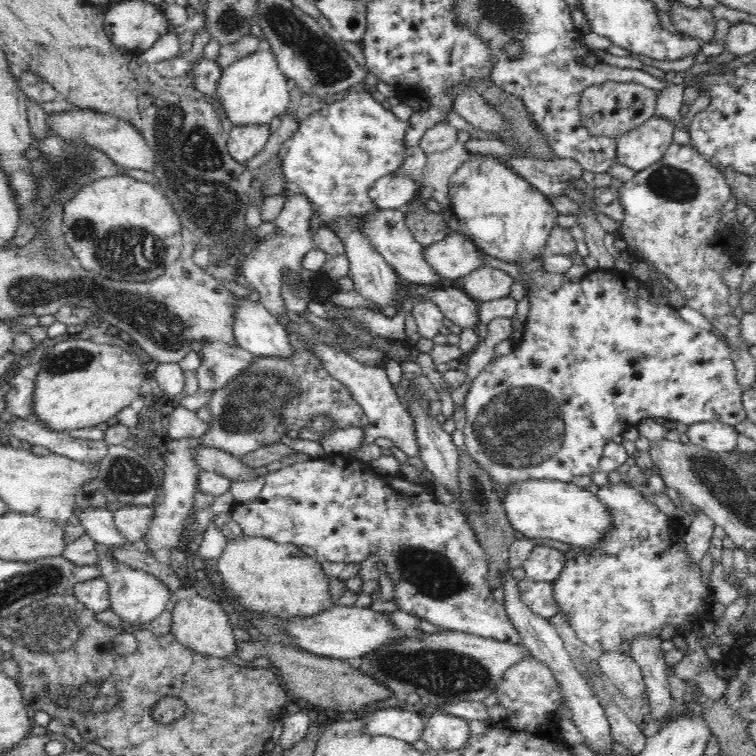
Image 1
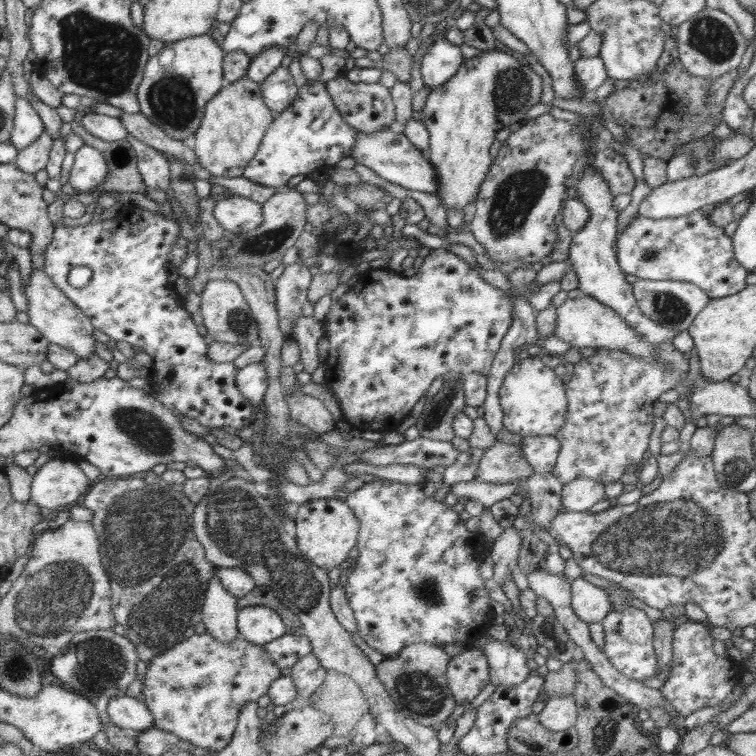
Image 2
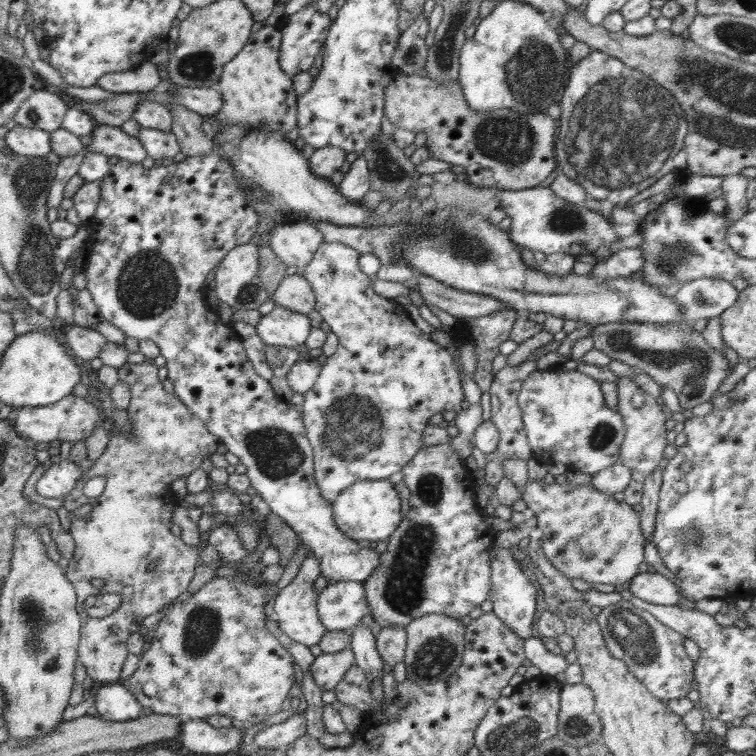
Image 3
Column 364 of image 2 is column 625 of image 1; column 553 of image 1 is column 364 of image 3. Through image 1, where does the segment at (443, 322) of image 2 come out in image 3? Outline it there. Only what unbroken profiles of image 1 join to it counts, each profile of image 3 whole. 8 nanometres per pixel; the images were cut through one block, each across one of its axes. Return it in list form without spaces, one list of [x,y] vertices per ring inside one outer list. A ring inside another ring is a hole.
[[[325,242],[320,244],[320,248],[316,250],[314,258],[304,268],[300,270],[300,274],[303,278],[312,286],[312,290],[316,295],[315,310],[317,310],[323,321],[330,326],[331,331],[338,337],[338,346],[336,352],[326,358],[324,365],[321,367],[320,374],[316,379],[314,386],[304,393],[304,403],[300,405],[301,418],[304,422],[304,430],[306,430],[306,437],[311,444],[314,458],[314,476],[320,488],[320,494],[324,496],[324,500],[328,500],[328,504],[332,507],[336,496],[344,490],[352,486],[355,482],[365,480],[378,480],[388,479],[392,474],[400,472],[407,462],[412,460],[412,457],[423,447],[422,435],[424,429],[427,427],[428,420],[443,412],[452,411],[456,414],[454,418],[454,424],[458,428],[458,435],[454,438],[454,446],[458,455],[465,459],[473,453],[473,448],[470,447],[470,440],[476,432],[476,428],[482,424],[483,411],[479,404],[467,405],[464,397],[464,391],[462,389],[461,376],[457,367],[452,360],[452,355],[446,350],[446,348],[438,345],[432,341],[426,333],[420,331],[420,328],[414,325],[414,321],[410,318],[408,311],[403,305],[394,302],[392,299],[385,298],[378,295],[372,290],[372,282],[370,278],[361,272],[359,268],[360,251],[352,247],[346,246],[341,242]]]

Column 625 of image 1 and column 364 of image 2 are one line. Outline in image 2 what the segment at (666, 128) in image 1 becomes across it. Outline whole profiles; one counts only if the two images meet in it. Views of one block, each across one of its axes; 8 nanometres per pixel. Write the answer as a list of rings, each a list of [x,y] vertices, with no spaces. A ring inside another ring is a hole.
[[[392,128],[374,134],[360,133],[356,145],[351,151],[356,164],[364,165],[374,171],[378,177],[400,185],[408,190],[437,194],[440,182],[437,180],[436,168],[412,142],[408,141],[405,134]]]

